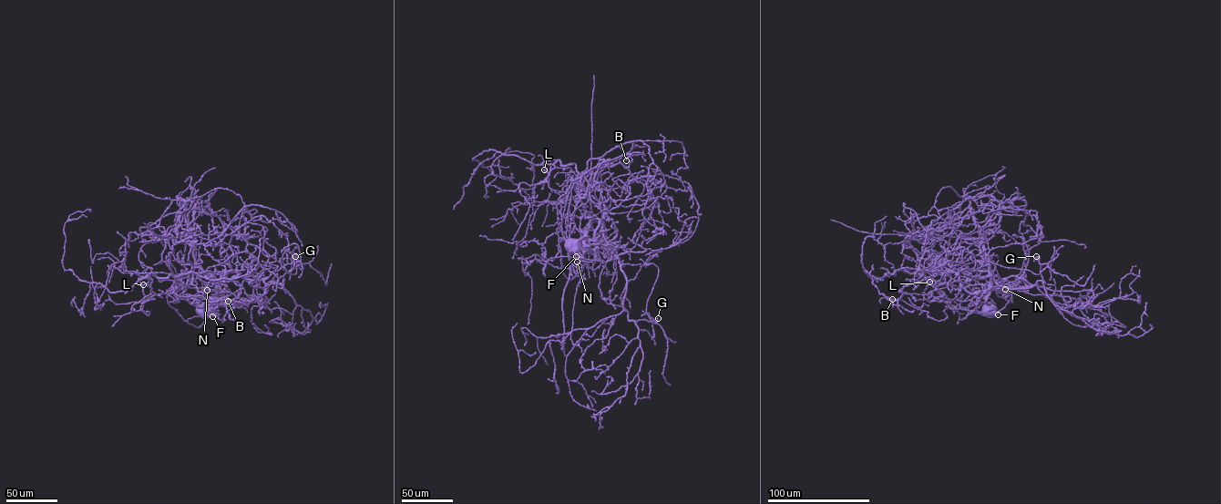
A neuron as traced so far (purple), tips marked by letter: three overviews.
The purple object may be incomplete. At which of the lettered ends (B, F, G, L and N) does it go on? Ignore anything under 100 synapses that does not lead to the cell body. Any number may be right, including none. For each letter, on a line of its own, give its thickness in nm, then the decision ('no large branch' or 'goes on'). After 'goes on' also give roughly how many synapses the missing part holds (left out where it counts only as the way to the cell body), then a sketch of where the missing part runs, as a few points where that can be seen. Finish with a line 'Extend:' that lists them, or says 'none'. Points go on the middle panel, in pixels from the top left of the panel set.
B: 340 nm | goes on | 100 syn | (626, 160), (628, 166), (615, 184), (610, 208)
F: 360 nm | no large branch
G: 650 nm | no large branch
L: 600 nm | no large branch
N: 240 nm | no large branch
Extend: B

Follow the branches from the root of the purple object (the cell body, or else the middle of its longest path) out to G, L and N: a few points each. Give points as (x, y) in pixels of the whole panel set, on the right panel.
G: (990, 311), (979, 301), (991, 285), (992, 276), (1010, 289), (1044, 283), (1036, 256)
L: (990, 311), (989, 289), (969, 293), (956, 272), (918, 275), (918, 270), (932, 278), (929, 282)
N: (990, 311), (986, 302), (993, 275), (988, 266), (991, 275), (990, 286), (1010, 288), (1005, 289)

